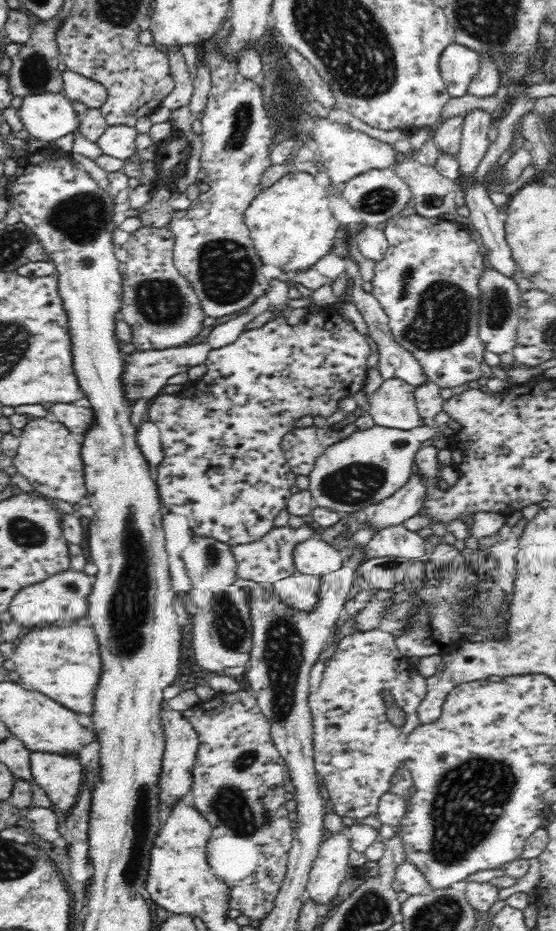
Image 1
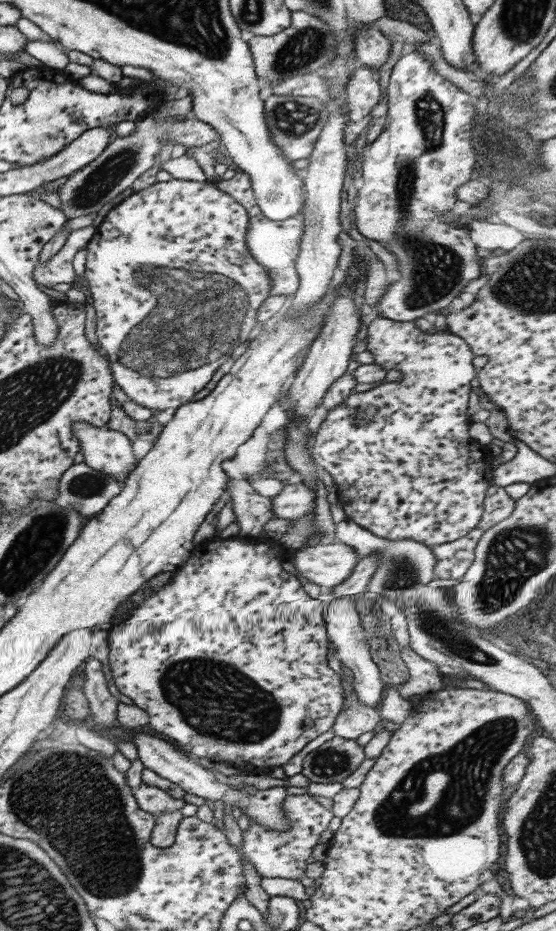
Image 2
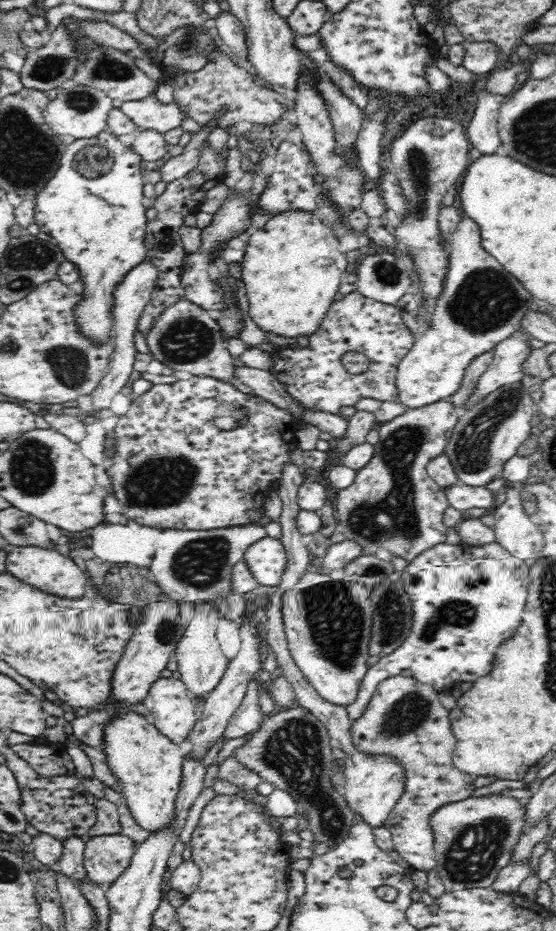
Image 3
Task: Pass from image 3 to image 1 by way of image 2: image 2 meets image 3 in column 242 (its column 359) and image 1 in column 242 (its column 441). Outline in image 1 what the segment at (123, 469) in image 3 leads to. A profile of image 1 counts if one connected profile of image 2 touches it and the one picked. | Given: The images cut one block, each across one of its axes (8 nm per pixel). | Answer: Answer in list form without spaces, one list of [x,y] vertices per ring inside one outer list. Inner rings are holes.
[[[326,306],[326,308],[323,308],[315,315],[307,313],[304,321],[296,324],[296,326],[290,326],[284,317],[277,317],[260,328],[242,332],[242,335],[232,344],[228,344],[228,346],[212,349],[205,360],[208,371],[199,379],[200,388],[208,388],[210,390],[208,394],[192,396],[190,398],[190,394],[186,392],[188,400],[176,400],[176,396],[158,396],[148,404],[148,420],[156,424],[160,429],[161,443],[162,447],[164,447],[164,462],[158,468],[156,484],[159,496],[162,497],[166,508],[188,517],[190,527],[192,527],[197,536],[212,538],[228,546],[256,542],[256,540],[263,538],[271,528],[274,528],[276,517],[287,506],[292,490],[295,489],[294,481],[296,474],[292,472],[282,450],[284,436],[295,429],[294,422],[300,416],[311,414],[312,416],[322,415],[327,418],[339,410],[338,402],[341,398],[354,397],[354,394],[362,390],[367,372],[366,362],[368,362],[368,358],[372,356],[373,352],[374,350],[368,346],[366,340],[356,332],[354,327],[340,317],[334,306]]]

